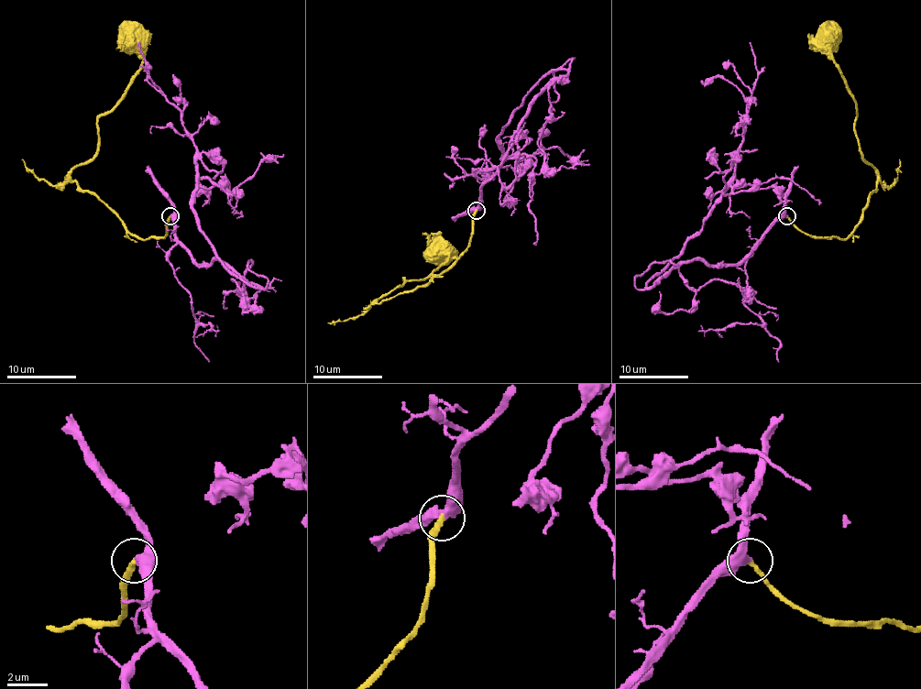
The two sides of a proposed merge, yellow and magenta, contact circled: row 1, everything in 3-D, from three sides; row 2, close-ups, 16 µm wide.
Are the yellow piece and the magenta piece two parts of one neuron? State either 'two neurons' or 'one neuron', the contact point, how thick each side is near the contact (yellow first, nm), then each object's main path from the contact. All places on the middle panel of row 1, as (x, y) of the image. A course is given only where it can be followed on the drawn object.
one neuron; at (476, 210); 260 nm thick on the yellow side, 360 nm on the other; yellow runs (476, 210), (468, 246), (446, 268), (377, 301), (402, 278), (423, 279), (437, 268), (446, 260), (437, 253); magenta runs (477, 210), (531, 102), (567, 72), (553, 70), (524, 97), (498, 135), (501, 161), (453, 180), (444, 173)

